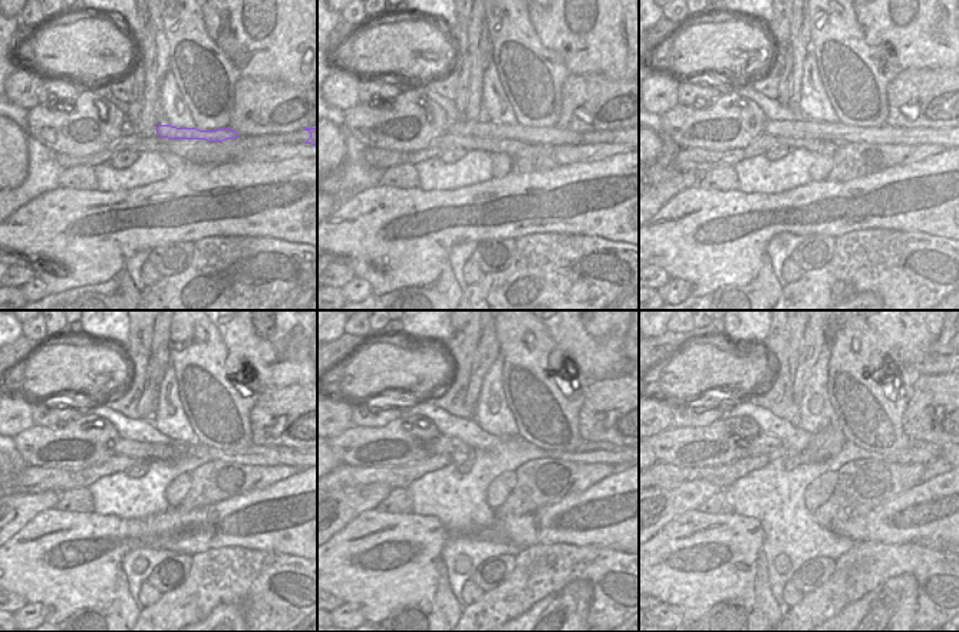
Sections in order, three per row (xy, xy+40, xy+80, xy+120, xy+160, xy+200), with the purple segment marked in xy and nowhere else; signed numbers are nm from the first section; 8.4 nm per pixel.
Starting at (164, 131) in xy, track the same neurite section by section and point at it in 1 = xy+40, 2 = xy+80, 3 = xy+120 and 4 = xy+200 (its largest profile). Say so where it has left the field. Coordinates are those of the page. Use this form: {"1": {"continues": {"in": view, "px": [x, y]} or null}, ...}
{"1": {"continues": {"in": "xy+40", "px": [484, 128]}}, "2": {"continues": {"in": "xy+80", "px": [837, 132]}}, "3": {"continues": {"in": "xy+120", "px": [253, 456]}}, "4": {"continues": {"in": "xy+200", "px": [918, 451]}}}

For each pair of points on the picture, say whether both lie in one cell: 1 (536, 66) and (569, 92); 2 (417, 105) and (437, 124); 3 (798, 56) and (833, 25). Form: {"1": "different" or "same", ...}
{"1": "different", "2": "same", "3": "different"}

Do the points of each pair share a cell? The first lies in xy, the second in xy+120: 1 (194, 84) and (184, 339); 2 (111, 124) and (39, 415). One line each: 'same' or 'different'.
1: same
2: different

